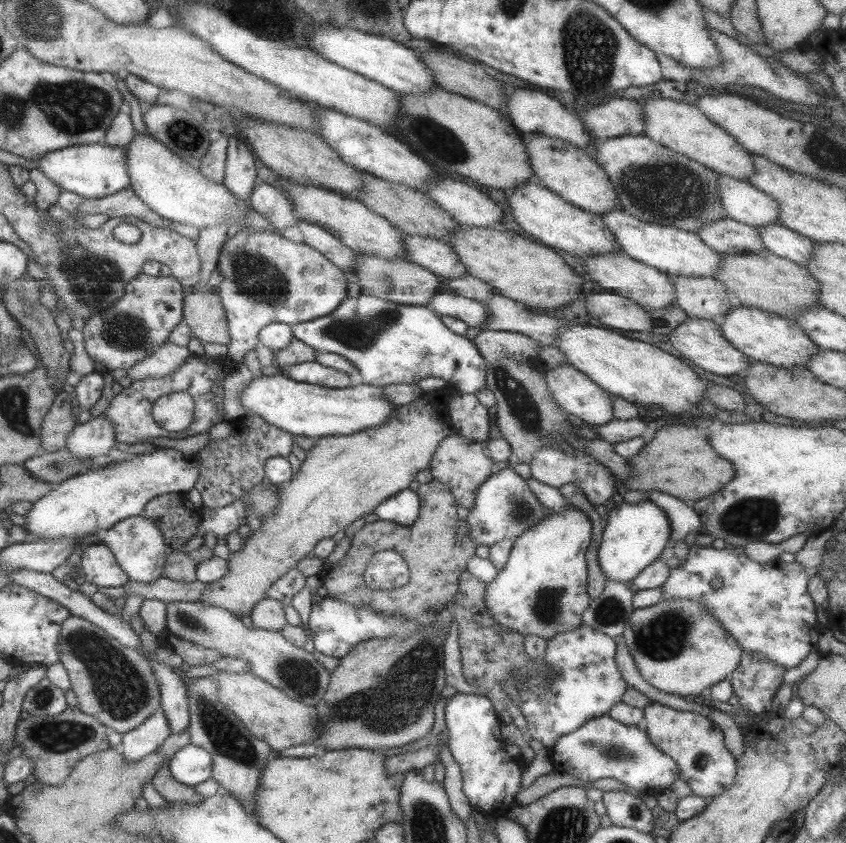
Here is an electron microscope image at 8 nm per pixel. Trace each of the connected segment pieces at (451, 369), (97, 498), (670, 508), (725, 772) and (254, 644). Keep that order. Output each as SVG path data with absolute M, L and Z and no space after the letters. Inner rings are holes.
M361 294L358 298L346 297L332 314L294 325L293 335L318 351L342 355L356 365L363 382L372 386L417 383L422 378L432 376L448 380L457 390L466 394L475 395L487 386L488 362L480 354L474 341L446 327L442 316L437 315L430 306L398 304L370 294Z
M164 447L128 457L114 465L88 469L86 473L58 483L54 490L32 502L27 524L22 527L32 534L31 538L46 537L47 540L104 533L121 520L142 515L146 504L160 494L187 493L195 488L198 466L197 455L184 455L180 450Z
M654 490L648 492L648 496L654 504L660 504L662 510L666 511L672 526L672 541L683 542L692 530L702 532L702 519L700 519L690 502L684 504L682 500L678 500L675 496L663 492L654 492Z
M660 703L644 707L643 727L650 741L669 757L674 758L680 769L680 779L687 782L693 795L711 799L726 791L736 778L737 758L724 744L722 729L702 713L684 711Z
M168 602L166 622L174 635L216 650L222 657L243 659L252 673L304 704L316 706L330 685L330 672L312 653L292 644L281 631L247 628L241 617L234 617L222 607L196 602Z

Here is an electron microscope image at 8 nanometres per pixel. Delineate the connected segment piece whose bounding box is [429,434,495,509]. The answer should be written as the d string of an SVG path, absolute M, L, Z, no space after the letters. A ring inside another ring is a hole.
M452 434L452 436L446 436L438 444L438 448L430 460L429 469L434 479L450 486L450 491L452 491L458 506L470 509L474 508L476 490L495 471L495 464L489 456L484 454L484 448L479 442L468 440L468 438L458 434Z

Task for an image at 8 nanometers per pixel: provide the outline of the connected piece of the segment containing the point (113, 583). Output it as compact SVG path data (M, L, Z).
M94 543L82 550L79 579L104 587L124 587L129 581L115 555L105 543Z

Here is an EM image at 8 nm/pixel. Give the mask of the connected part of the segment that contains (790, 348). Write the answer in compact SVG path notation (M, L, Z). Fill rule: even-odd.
M735 303L719 326L724 338L751 361L766 362L784 369L792 369L794 365L806 367L808 359L820 351L820 346L810 340L804 328L795 324L795 320L748 305Z

